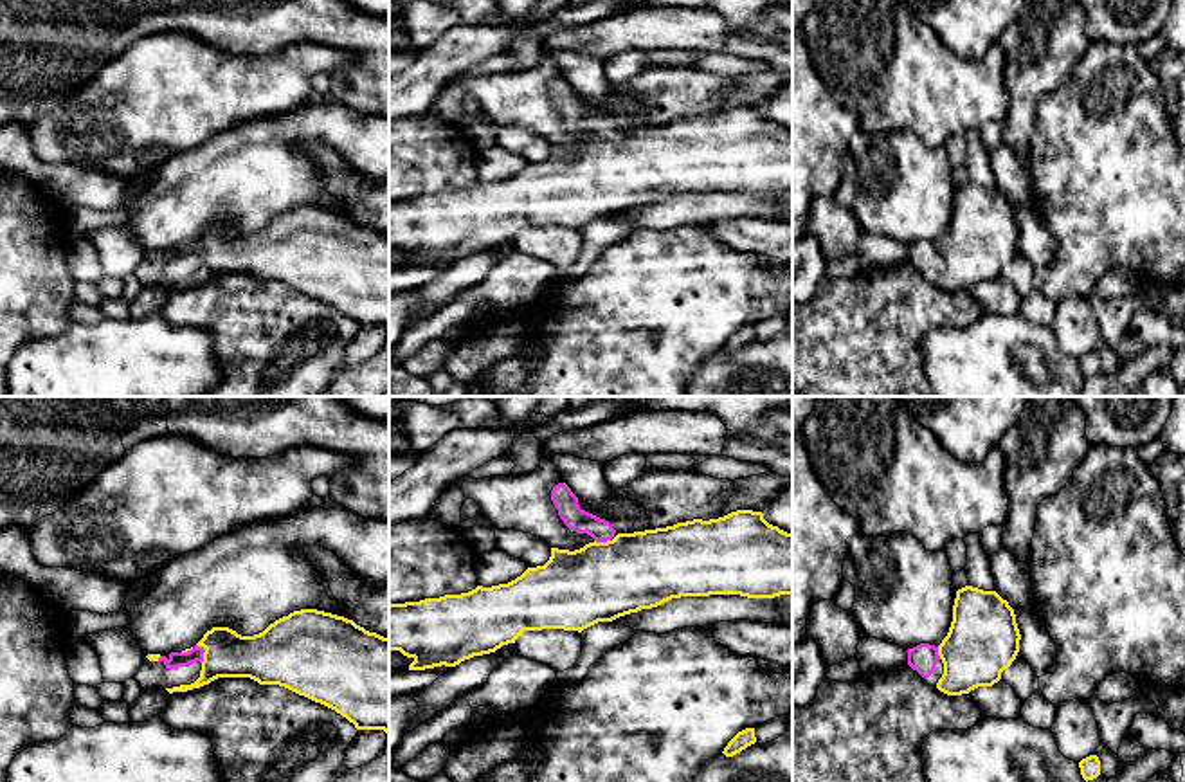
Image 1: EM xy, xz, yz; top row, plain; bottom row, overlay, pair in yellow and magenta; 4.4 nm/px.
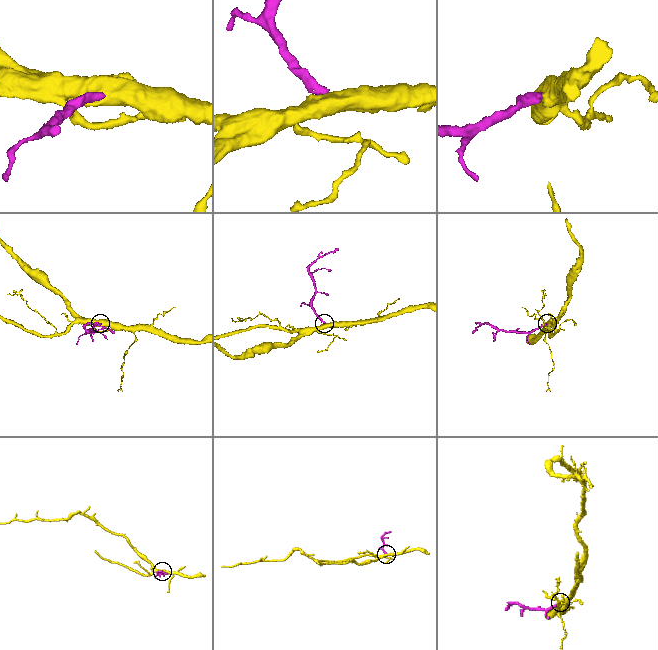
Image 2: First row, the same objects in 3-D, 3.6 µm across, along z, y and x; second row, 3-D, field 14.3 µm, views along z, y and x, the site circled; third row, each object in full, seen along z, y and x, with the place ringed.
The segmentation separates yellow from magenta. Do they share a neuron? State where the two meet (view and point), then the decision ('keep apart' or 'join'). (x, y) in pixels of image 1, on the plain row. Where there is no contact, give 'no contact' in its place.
contact xy (204, 249); join

